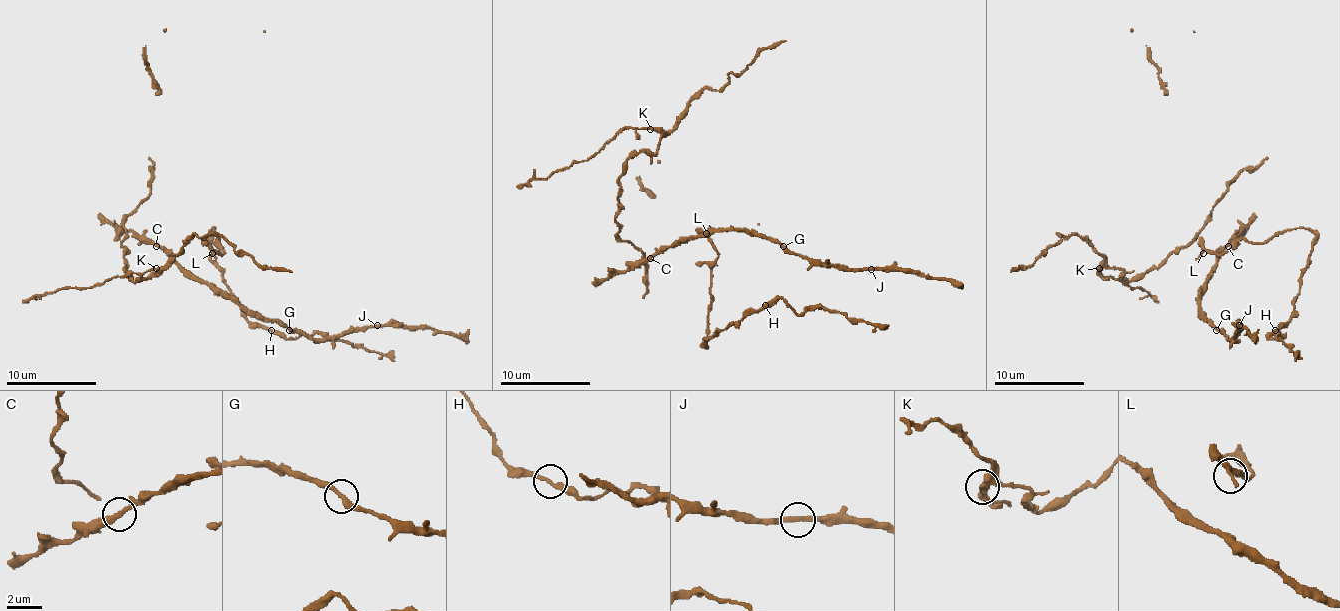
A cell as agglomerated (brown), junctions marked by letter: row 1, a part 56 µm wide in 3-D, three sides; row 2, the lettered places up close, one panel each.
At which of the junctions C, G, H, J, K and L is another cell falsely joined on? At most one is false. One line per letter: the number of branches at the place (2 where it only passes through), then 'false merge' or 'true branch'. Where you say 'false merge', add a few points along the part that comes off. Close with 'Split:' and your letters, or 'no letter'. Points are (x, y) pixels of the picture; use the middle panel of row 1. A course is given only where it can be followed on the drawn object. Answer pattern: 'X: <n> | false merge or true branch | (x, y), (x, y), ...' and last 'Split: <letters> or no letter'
C: 2 | true branch
G: 2 | true branch
H: 2 | true branch
J: 2 | true branch
K: 2 | false merge | (650, 129), (623, 127), (585, 161), (555, 170), (544, 179), (530, 179), (517, 188)
L: 2 | true branch
Split: K

